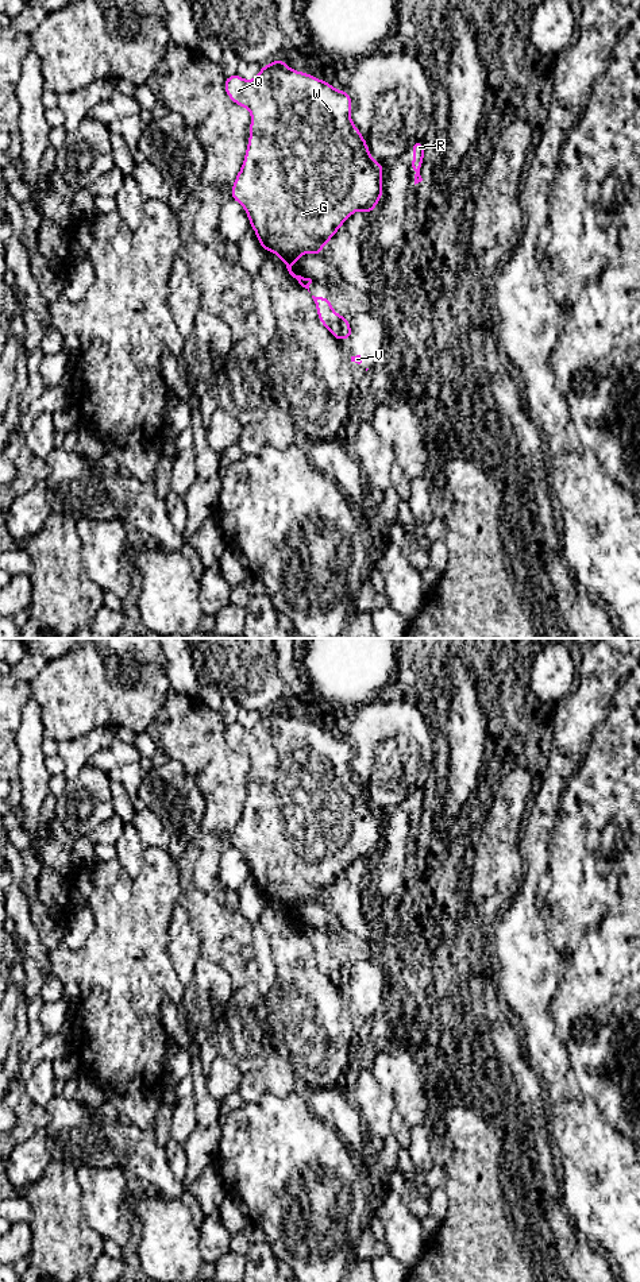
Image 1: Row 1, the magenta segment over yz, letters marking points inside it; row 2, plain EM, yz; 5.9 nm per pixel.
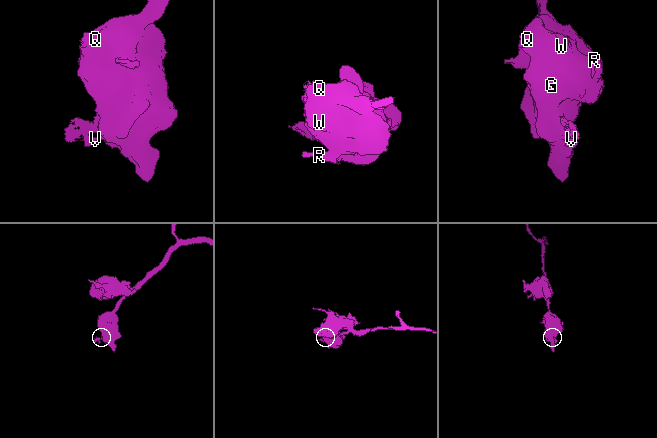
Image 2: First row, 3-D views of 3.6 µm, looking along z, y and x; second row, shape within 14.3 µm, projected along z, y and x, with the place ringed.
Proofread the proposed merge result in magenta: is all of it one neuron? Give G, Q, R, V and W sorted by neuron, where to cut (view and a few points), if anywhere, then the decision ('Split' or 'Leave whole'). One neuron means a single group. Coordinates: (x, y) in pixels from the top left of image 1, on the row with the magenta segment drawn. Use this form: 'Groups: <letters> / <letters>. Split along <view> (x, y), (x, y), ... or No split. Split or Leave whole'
Groups: G Q R W / V. Split along yz (342, 319), (340, 338). Split

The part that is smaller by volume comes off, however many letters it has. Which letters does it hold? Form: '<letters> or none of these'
V

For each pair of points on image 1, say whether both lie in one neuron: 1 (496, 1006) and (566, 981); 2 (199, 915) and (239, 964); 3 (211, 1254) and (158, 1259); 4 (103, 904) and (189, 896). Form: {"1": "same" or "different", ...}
{"1": "different", "2": "same", "3": "different", "4": "different"}

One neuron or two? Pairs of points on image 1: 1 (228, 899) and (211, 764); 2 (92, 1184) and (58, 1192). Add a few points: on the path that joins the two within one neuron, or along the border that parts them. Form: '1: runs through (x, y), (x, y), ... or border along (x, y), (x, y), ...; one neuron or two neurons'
1: runs through (211, 867), (211, 852), (216, 829), (216, 798); one neuron
2: border along (76, 1170), (80, 1188), (80, 1215), (83, 1217); two neurons

